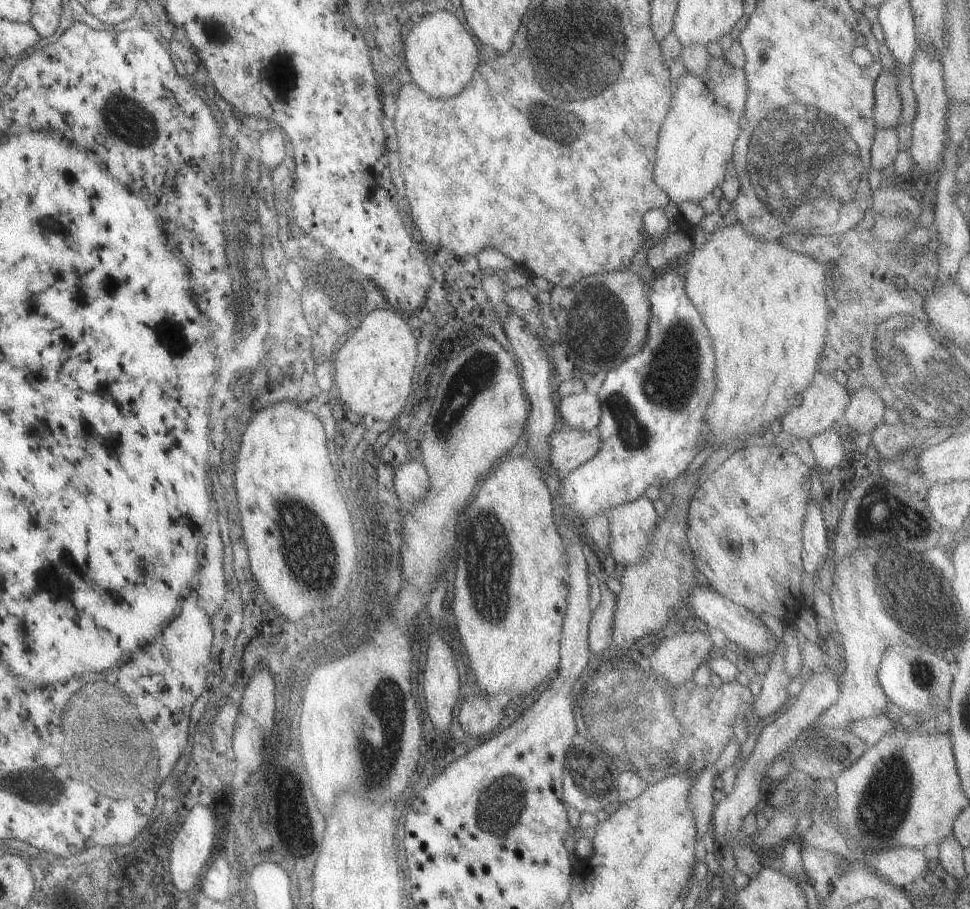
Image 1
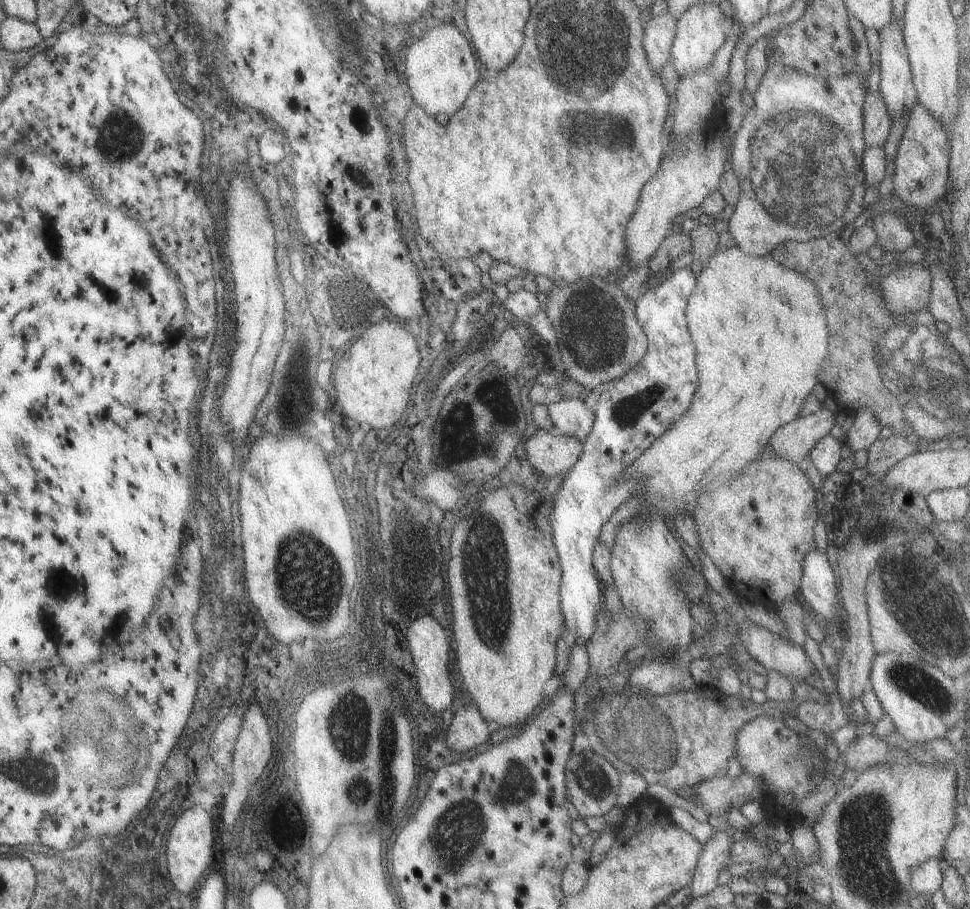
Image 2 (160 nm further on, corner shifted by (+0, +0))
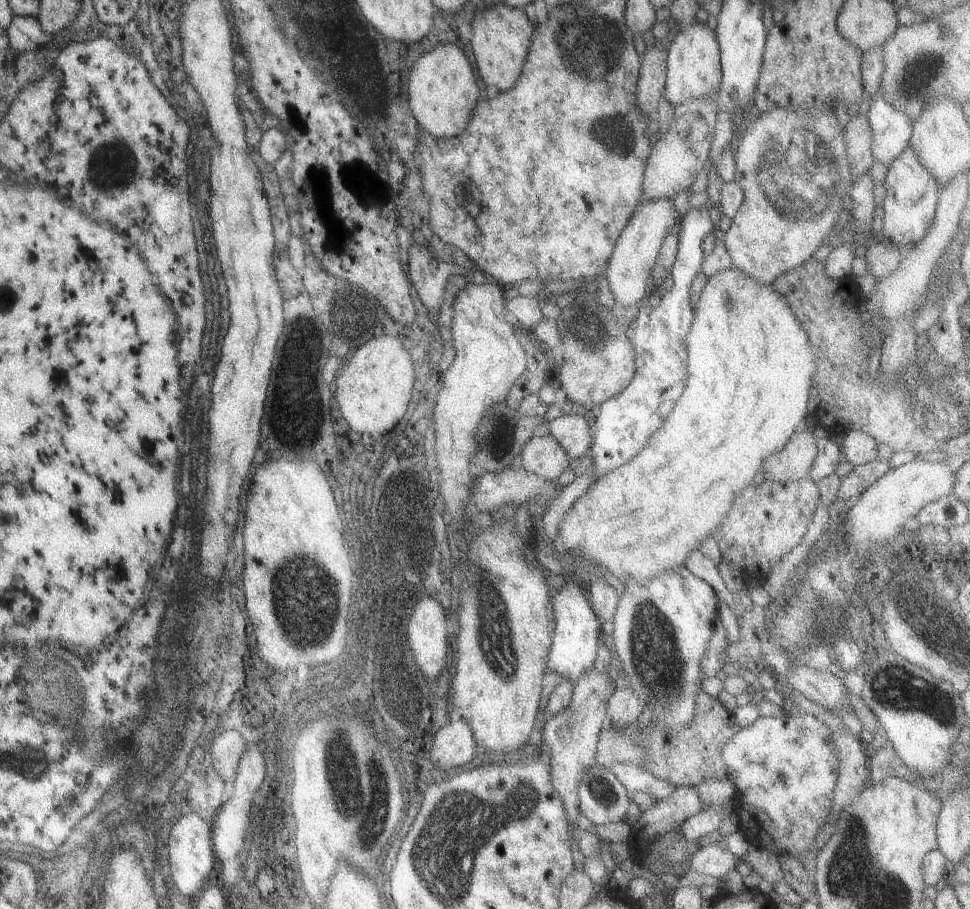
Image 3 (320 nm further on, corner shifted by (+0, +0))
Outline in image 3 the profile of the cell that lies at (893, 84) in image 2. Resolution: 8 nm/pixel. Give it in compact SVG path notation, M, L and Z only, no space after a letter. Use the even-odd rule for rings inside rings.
M881 90L869 101L866 112L870 132L870 155L872 164L888 166L908 145L911 121L901 112L885 102Z

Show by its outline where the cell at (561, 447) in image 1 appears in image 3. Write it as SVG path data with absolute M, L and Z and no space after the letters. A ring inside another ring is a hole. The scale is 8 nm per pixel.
M551 435L531 436L519 451L521 466L544 479L555 480L569 467L566 452Z

